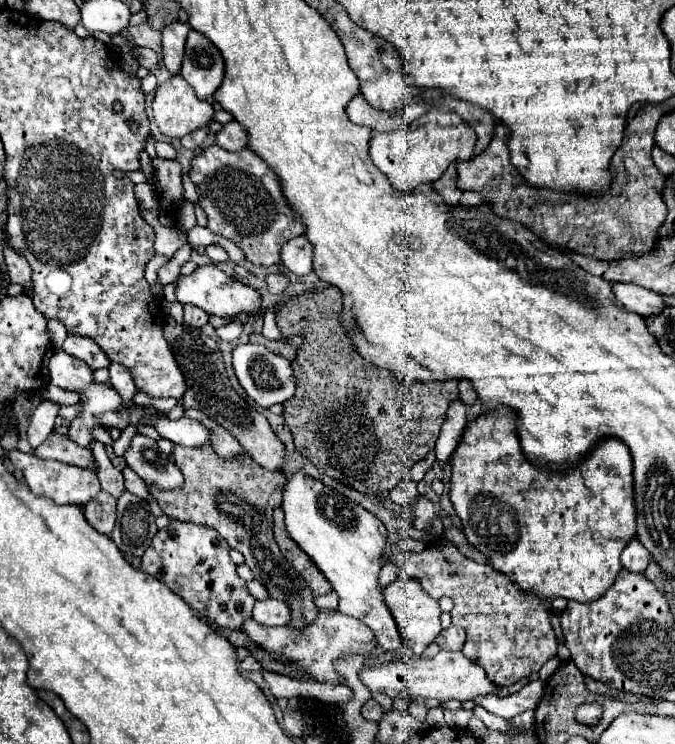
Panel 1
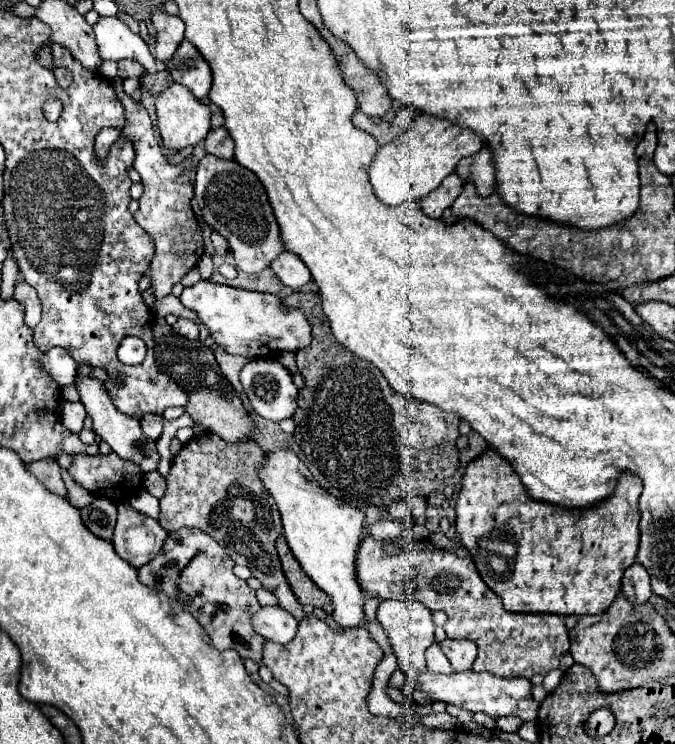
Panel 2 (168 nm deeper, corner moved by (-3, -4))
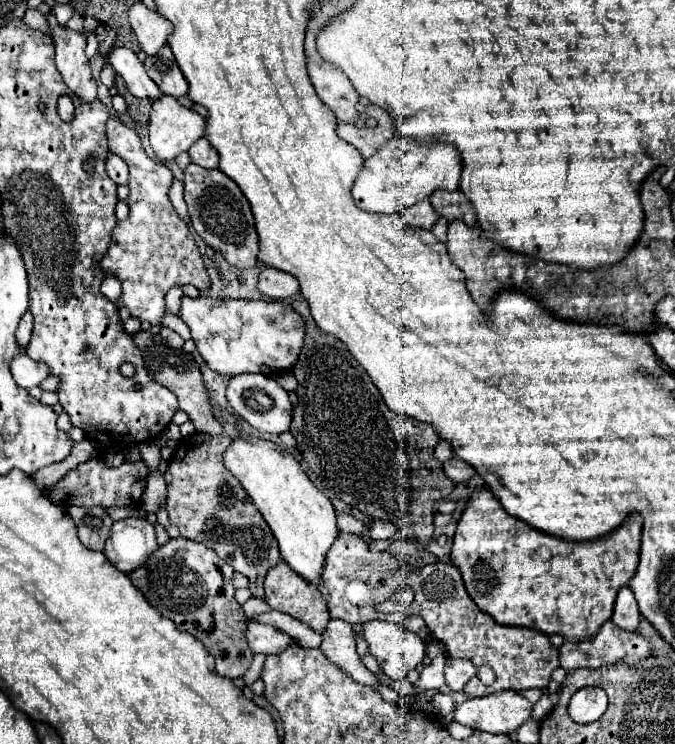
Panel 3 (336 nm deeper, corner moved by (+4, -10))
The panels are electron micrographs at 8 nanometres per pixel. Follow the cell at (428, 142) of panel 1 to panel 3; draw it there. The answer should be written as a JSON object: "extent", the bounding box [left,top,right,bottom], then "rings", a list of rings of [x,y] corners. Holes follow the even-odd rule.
{"extent":[351,136,461,214],"rings":[[[393,136],[363,162],[363,168],[351,188],[351,196],[361,210],[395,214],[429,198],[435,190],[457,190],[461,176],[461,156],[449,144],[417,144]]]}

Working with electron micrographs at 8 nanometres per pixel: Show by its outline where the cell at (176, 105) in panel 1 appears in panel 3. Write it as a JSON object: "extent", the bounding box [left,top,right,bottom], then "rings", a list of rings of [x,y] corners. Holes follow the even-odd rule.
{"extent":[149,96,205,160],"rings":[[[161,96],[151,106],[149,138],[159,160],[175,160],[205,132],[205,118],[181,106],[173,96]]]}

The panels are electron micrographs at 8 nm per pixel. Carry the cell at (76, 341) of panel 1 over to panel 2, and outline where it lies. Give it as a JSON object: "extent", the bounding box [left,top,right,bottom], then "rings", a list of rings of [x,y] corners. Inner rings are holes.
{"extent":[76,364,160,474],"rings":[[[80,364],[78,368],[78,378],[76,378],[76,390],[80,394],[80,400],[82,404],[86,406],[86,412],[88,416],[92,418],[92,424],[94,424],[94,432],[98,436],[102,436],[104,442],[110,444],[110,448],[124,460],[130,460],[134,464],[140,466],[140,470],[146,474],[146,472],[152,472],[158,468],[158,460],[160,460],[160,454],[156,450],[156,442],[150,440],[148,436],[144,436],[142,428],[140,428],[140,422],[132,416],[124,416],[124,412],[120,412],[116,408],[116,404],[112,404],[112,396],[108,396],[108,390],[104,388],[104,382],[100,382],[98,378],[92,376],[92,366],[90,364]]]}

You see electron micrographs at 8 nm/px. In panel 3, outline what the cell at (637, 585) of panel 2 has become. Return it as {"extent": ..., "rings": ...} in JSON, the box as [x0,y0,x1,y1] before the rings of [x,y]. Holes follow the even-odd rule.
{"extent":[611,586,641,630],"rings":[[[625,586],[619,590],[617,594],[617,602],[615,602],[615,610],[613,610],[613,618],[611,622],[615,626],[619,626],[621,630],[637,630],[639,622],[641,622],[641,614],[639,614],[639,606],[633,598],[633,592]]]}

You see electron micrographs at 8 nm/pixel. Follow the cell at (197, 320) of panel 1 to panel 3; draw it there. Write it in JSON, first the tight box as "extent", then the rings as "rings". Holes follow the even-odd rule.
{"extent":[161,328,183,348],"rings":[[[161,328],[161,336],[163,336],[165,342],[167,342],[169,346],[173,346],[173,348],[181,348],[181,346],[183,346],[183,338],[181,338],[175,330],[171,330],[171,328]]]}

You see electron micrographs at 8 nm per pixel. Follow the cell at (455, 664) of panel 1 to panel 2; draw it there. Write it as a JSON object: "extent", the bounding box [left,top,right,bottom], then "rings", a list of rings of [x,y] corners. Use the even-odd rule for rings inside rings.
{"extent":[418,670,538,720],"rings":[[[432,670],[418,672],[418,688],[430,700],[442,700],[446,704],[470,710],[484,712],[488,716],[518,716],[522,720],[536,720],[538,702],[532,698],[532,682],[530,680],[508,680],[500,676],[492,676],[490,672],[452,672],[438,674]]]}

